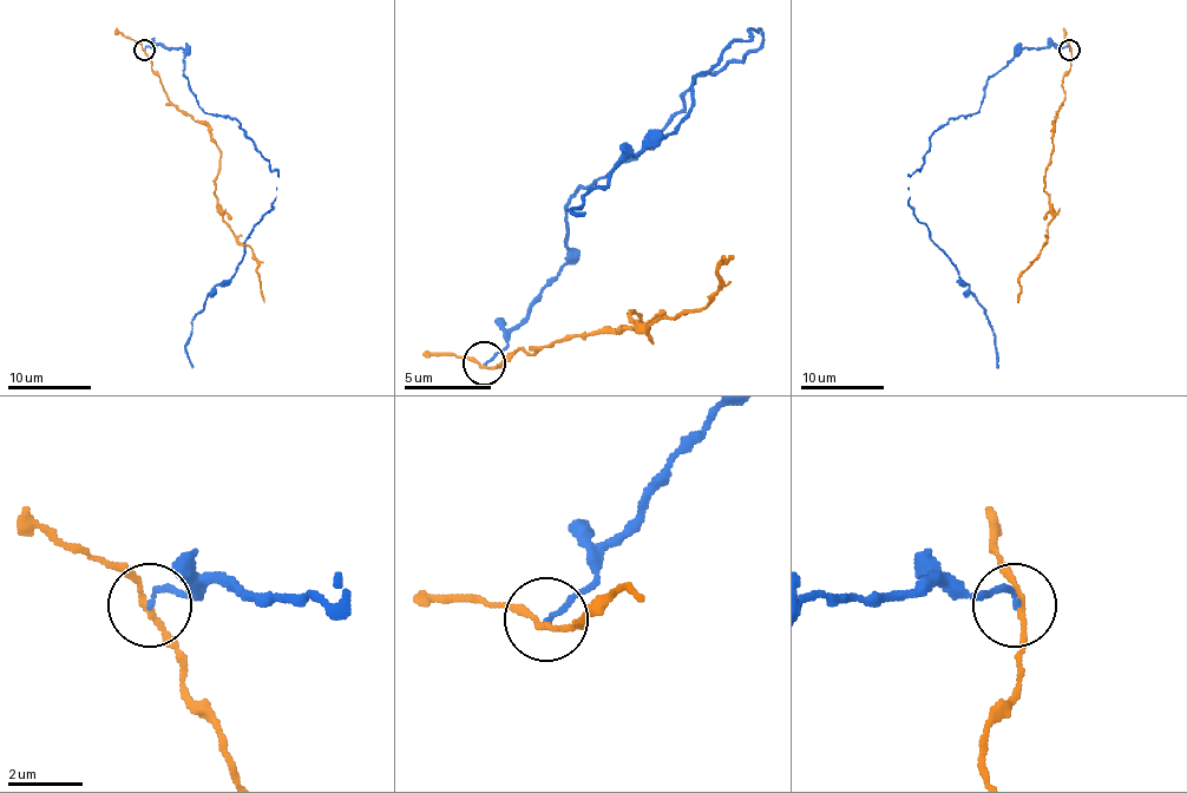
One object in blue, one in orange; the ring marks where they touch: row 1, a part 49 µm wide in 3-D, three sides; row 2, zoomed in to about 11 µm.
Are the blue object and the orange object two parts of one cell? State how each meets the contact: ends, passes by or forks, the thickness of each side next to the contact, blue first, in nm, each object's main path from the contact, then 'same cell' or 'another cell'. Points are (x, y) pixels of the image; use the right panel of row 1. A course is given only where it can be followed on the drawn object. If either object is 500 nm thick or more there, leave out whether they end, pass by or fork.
blue ends; orange passes by; calibres 140 and 120 nm; course blue (1070, 50), (1017, 52), (987, 82), (976, 113), (930, 138), (909, 177), (909, 207), (974, 294), (998, 367); course orange (1070, 50), (1044, 192), (1053, 220), (1038, 256), (1020, 277), (1017, 302); another cell

